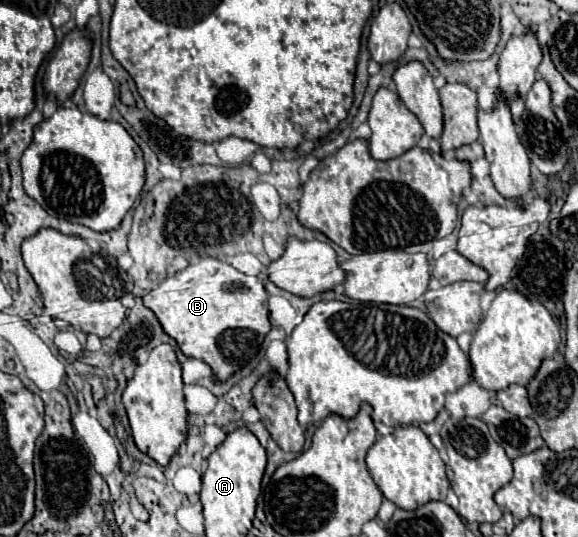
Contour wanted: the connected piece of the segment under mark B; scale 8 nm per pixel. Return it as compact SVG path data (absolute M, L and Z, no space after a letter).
M204 257L192 265L188 265L184 271L178 271L170 277L166 277L156 289L152 289L148 295L144 295L144 305L150 307L158 321L162 323L164 331L176 339L178 347L186 357L202 359L206 361L214 375L224 381L238 369L242 369L248 361L252 361L270 331L268 321L268 293L258 277L248 277L240 271L236 271L230 263Z

